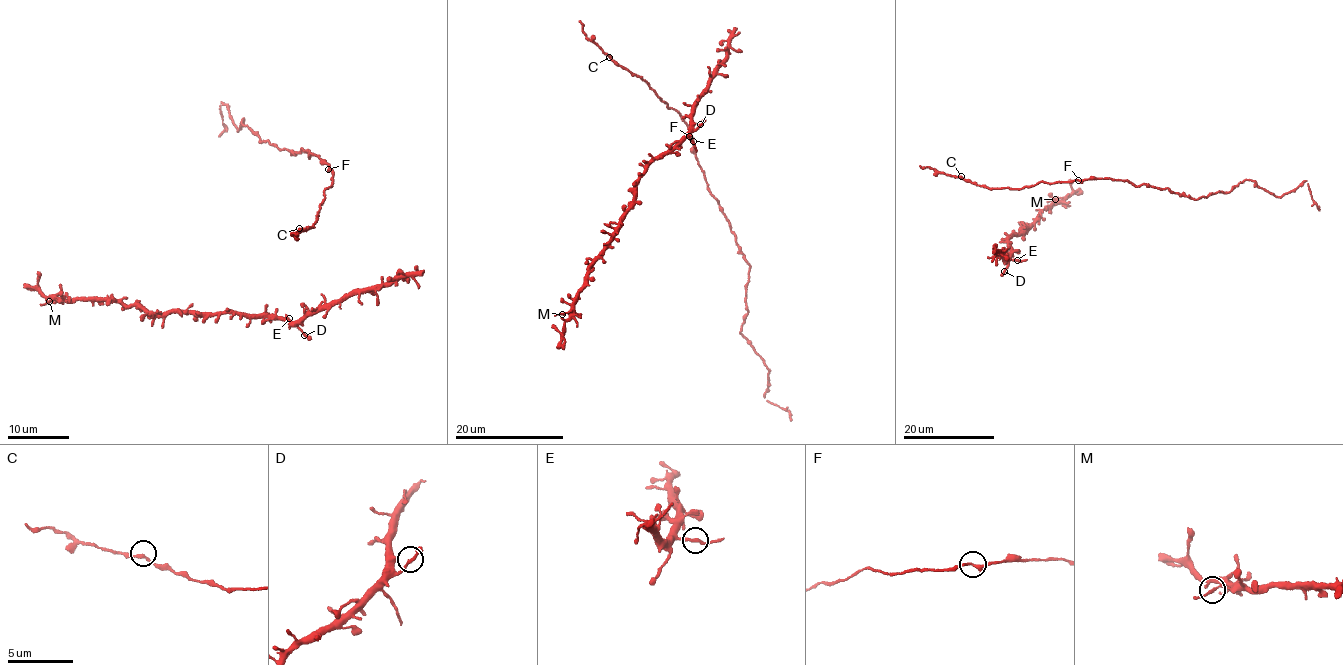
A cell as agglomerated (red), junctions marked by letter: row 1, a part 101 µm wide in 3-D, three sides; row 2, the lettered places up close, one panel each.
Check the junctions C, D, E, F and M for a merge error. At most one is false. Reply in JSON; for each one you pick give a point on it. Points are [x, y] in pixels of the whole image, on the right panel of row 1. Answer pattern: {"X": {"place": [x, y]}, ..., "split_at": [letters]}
{"split_at": []}

